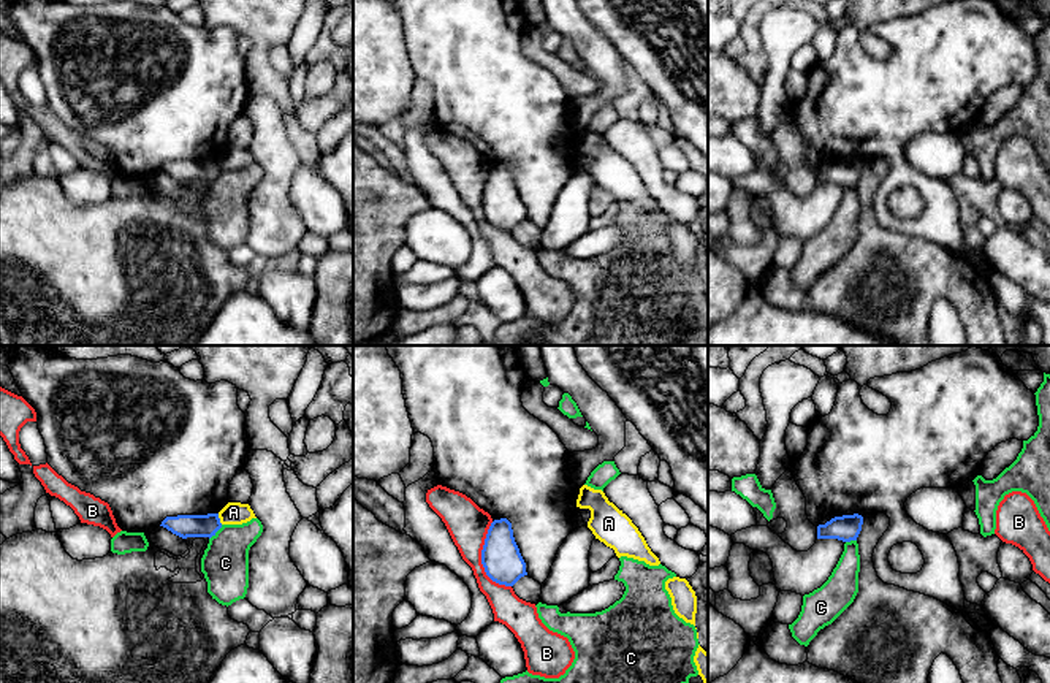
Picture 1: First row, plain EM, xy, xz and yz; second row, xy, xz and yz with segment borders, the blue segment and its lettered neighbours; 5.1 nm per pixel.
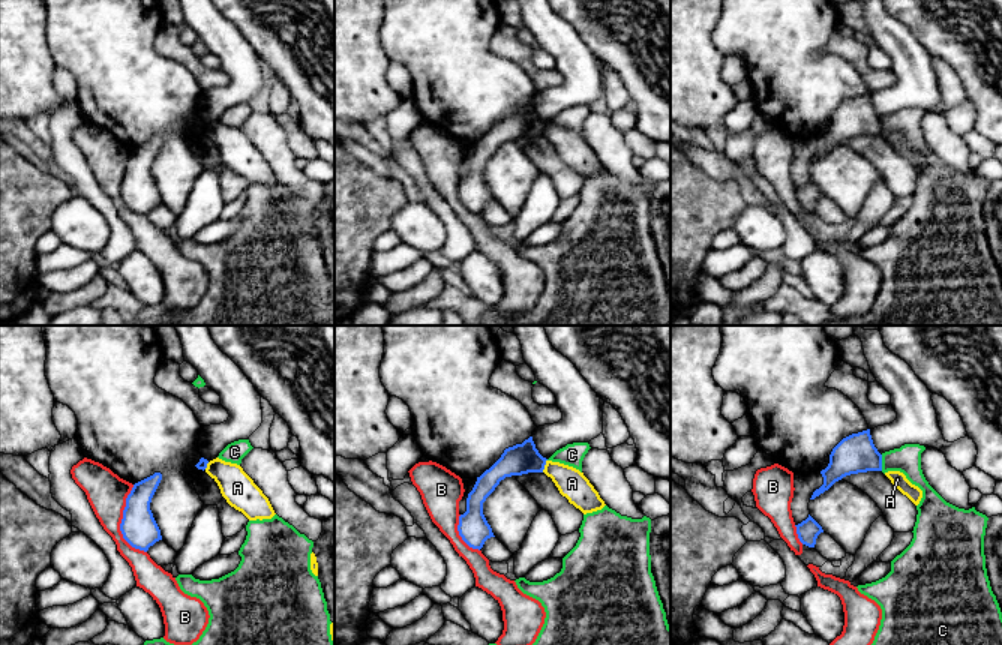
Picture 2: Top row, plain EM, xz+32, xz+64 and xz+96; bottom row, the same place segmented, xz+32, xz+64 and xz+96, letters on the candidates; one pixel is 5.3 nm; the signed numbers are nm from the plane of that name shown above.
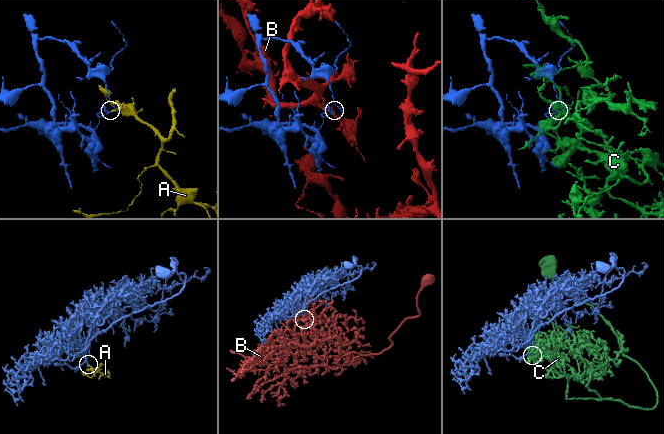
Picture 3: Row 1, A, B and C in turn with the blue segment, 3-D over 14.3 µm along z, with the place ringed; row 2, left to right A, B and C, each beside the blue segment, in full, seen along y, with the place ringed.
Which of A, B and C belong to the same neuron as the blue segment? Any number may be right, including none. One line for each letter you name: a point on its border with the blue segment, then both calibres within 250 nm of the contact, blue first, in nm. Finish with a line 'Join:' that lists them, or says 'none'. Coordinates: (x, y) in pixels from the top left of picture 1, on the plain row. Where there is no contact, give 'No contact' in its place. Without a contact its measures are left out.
Join: none

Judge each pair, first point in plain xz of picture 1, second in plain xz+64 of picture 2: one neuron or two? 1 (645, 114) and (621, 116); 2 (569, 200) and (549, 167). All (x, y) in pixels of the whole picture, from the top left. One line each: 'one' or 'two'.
1: two
2: two

